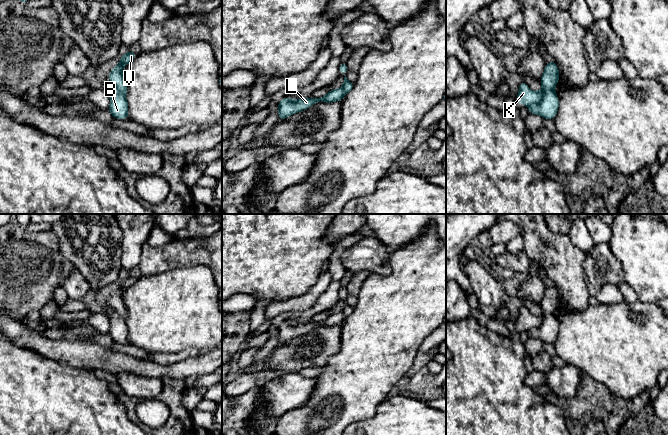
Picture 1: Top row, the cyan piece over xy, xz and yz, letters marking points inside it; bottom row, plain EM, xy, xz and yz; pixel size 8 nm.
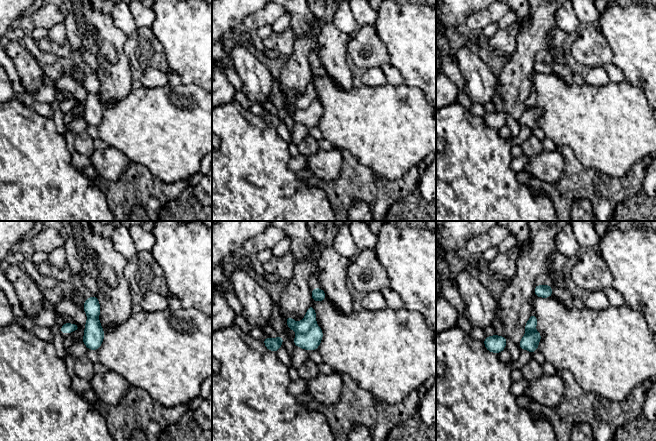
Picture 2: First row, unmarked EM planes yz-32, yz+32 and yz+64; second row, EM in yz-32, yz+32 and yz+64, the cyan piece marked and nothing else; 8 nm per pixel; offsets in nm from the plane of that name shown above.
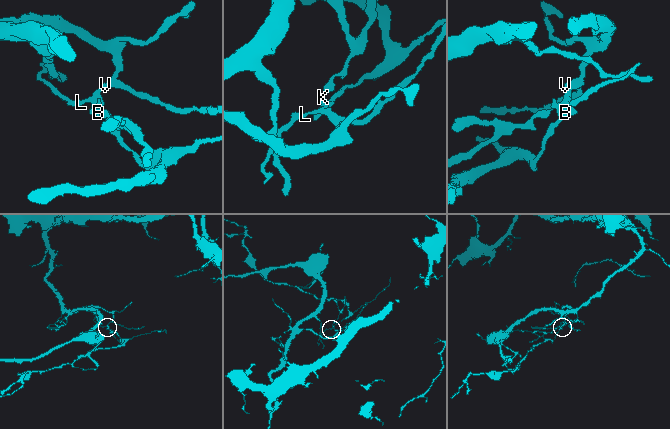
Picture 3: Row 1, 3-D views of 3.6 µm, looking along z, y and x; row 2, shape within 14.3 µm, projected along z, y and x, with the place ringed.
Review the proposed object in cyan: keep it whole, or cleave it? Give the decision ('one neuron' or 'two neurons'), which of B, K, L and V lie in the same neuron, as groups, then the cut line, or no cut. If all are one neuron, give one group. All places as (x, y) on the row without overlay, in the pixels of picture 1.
one neuron | B K L V | no cut

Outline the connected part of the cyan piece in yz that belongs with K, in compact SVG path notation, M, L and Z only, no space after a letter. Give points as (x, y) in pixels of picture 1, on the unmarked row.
M554 285L545 289L544 297L540 303L541 315L530 315L525 306L519 309L516 325L527 328L530 338L537 338L544 343L554 343L559 331L559 324L554 311L559 305L558 290Z

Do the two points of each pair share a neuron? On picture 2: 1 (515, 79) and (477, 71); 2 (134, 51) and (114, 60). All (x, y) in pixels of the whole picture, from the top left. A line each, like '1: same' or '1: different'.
1: different
2: different

